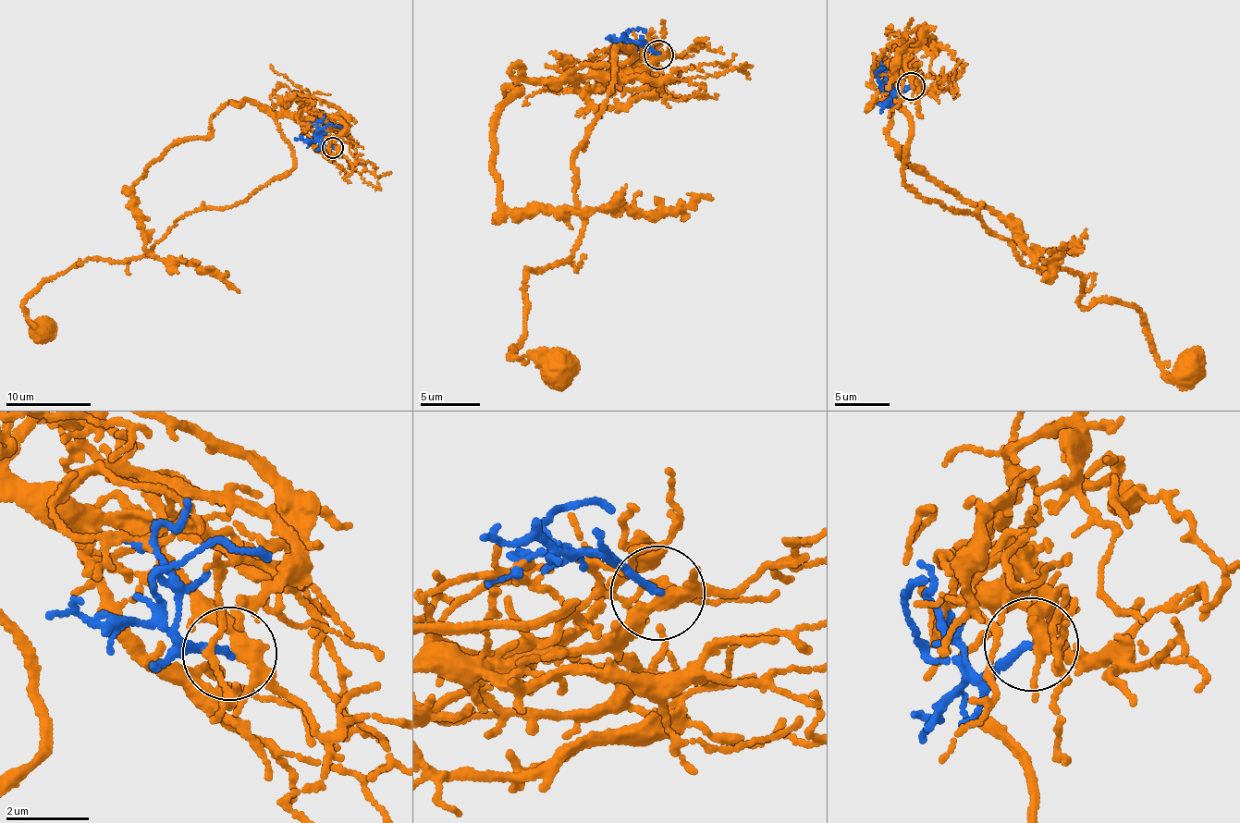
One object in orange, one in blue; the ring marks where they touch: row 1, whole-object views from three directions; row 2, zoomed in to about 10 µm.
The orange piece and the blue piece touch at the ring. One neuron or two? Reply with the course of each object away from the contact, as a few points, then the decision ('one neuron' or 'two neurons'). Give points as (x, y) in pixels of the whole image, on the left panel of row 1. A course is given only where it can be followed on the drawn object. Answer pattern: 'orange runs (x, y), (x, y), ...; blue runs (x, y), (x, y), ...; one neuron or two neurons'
orange runs (333, 147), (278, 115), (293, 167), (184, 215), (140, 259), (53, 276), (24, 313), (51, 330); blue runs (333, 147), (321, 144), (317, 134), (331, 126), (340, 128); two neurons

